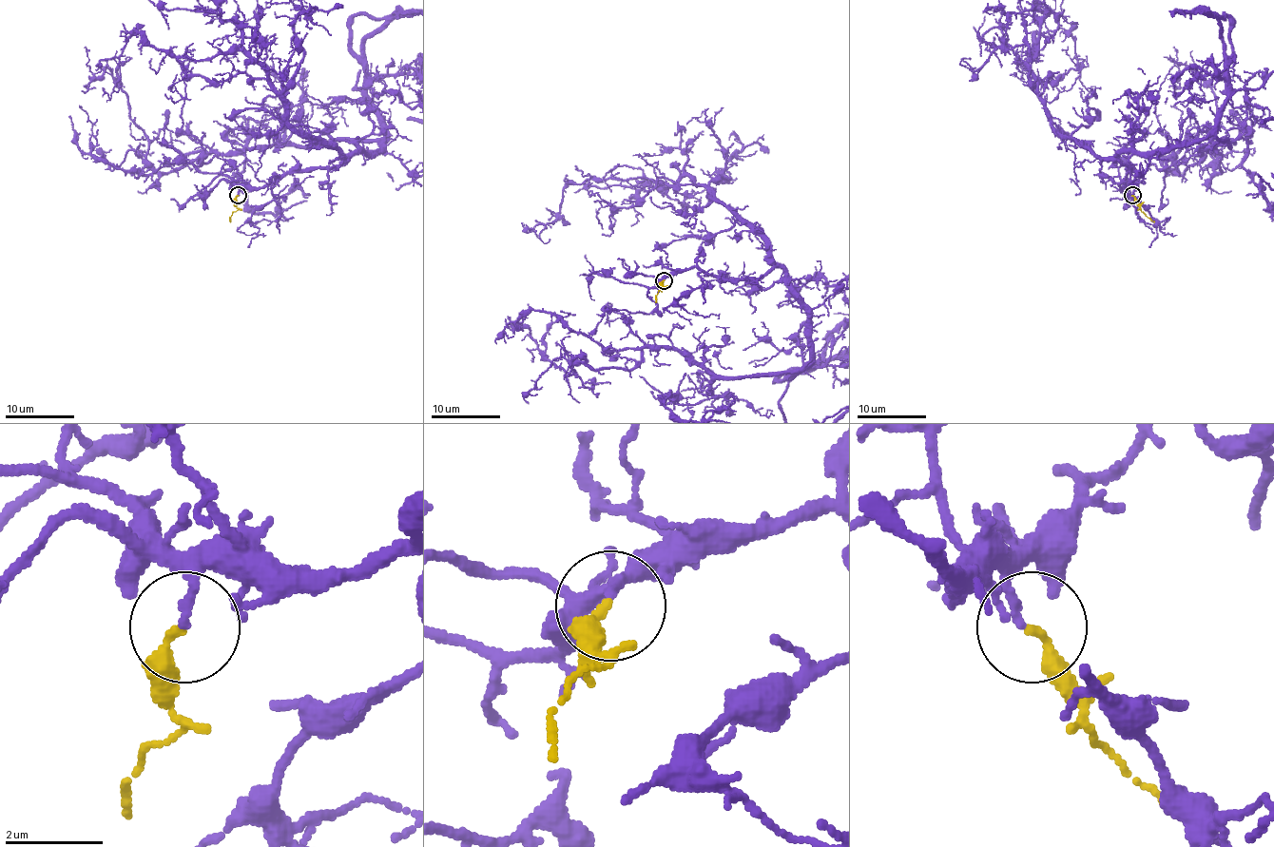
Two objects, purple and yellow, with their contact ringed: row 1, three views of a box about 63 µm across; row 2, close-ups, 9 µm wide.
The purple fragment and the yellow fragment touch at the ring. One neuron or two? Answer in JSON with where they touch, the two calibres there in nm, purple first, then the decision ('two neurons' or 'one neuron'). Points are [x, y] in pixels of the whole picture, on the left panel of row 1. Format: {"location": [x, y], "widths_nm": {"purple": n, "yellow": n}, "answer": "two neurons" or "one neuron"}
{"location": [238, 195], "widths_nm": {"purple": 160, "yellow": 220}, "answer": "one neuron"}

